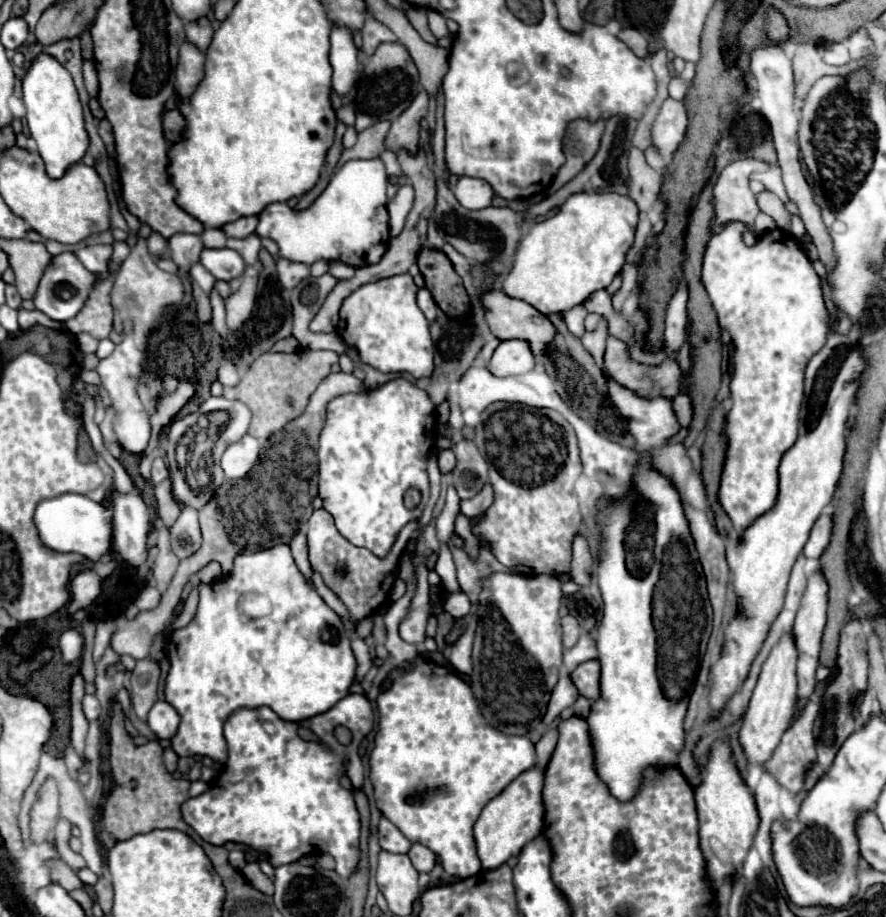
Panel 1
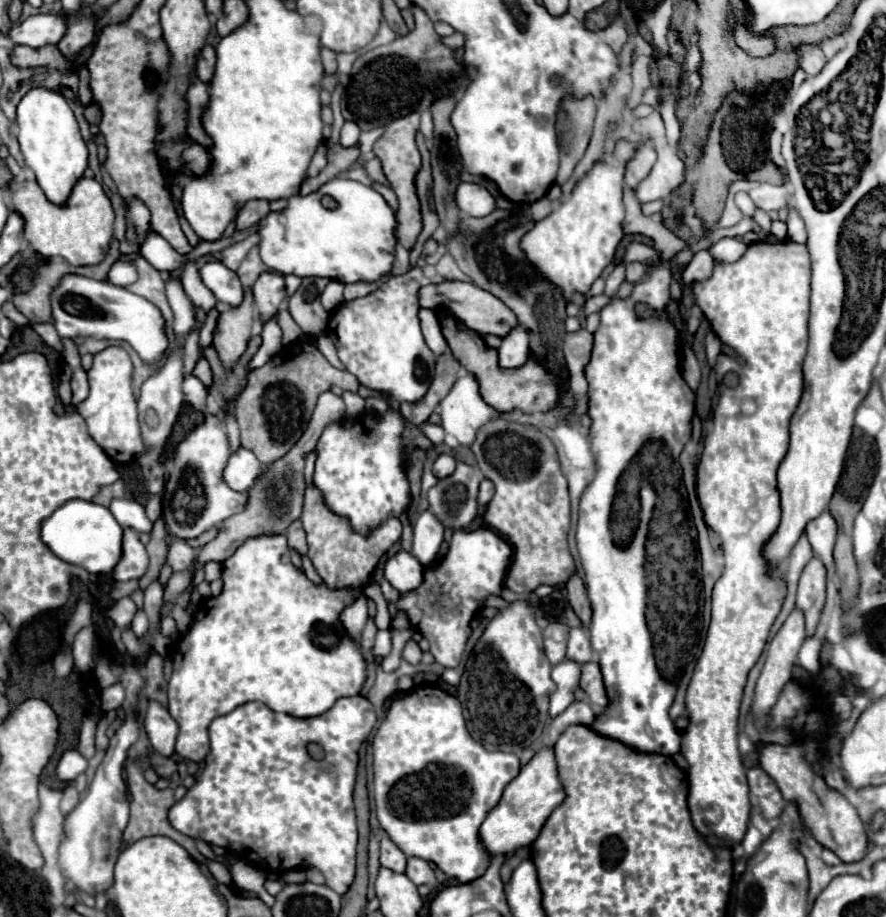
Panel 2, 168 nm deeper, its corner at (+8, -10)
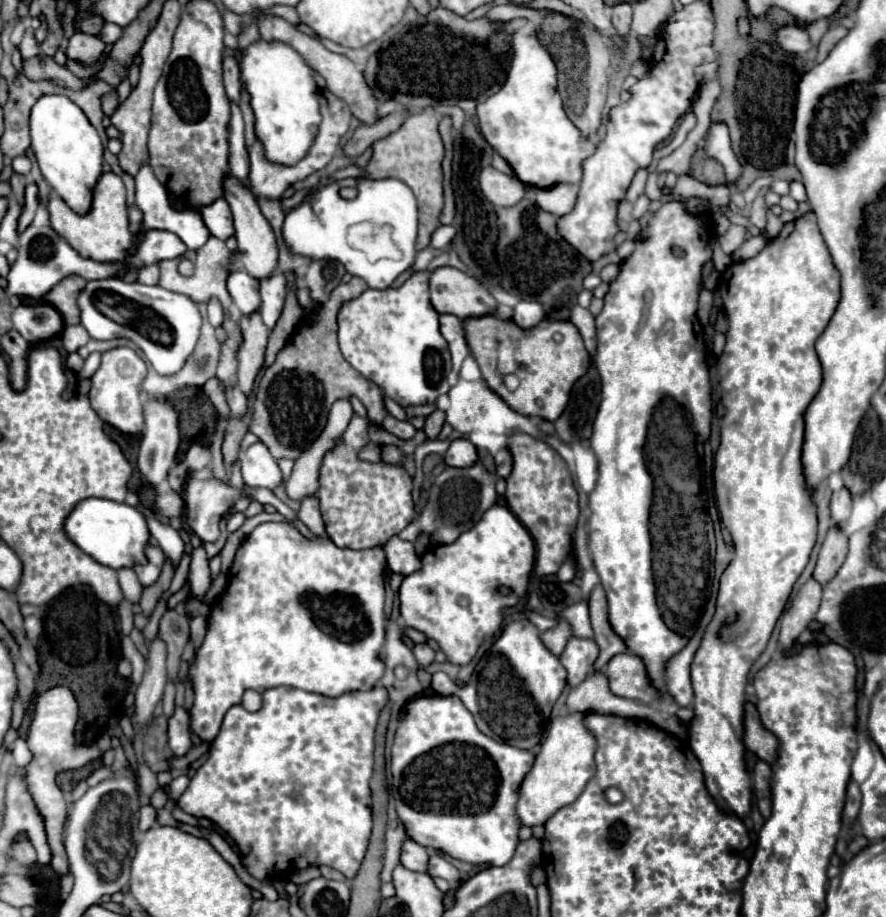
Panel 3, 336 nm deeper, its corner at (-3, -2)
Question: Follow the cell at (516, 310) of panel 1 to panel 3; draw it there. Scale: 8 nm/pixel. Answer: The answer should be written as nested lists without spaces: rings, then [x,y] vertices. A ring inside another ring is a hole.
[[[440,267],[430,275],[430,301],[438,313],[450,313],[460,319],[490,315],[496,311],[498,305],[490,291],[476,277],[454,267]]]

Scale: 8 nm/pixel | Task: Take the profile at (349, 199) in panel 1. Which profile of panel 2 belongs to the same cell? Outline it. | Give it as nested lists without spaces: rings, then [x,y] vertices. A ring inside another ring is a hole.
[[[335,177],[309,195],[289,197],[289,203],[283,211],[269,213],[263,219],[261,229],[259,229],[261,259],[269,269],[279,271],[283,275],[329,277],[339,283],[359,283],[359,281],[377,283],[381,277],[391,275],[391,267],[393,267],[393,259],[395,259],[395,245],[397,245],[393,227],[397,227],[395,211],[389,207],[389,203],[383,199],[381,193],[377,193],[375,189],[371,189],[359,181]],[[323,195],[331,195],[339,203],[339,207],[325,209],[321,205]]]

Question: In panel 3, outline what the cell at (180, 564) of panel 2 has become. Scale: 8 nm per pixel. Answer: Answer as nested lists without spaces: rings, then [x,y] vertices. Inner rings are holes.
[[[196,547],[190,555],[190,571],[188,571],[188,581],[192,587],[192,595],[196,599],[202,599],[206,595],[206,591],[210,589],[210,569],[208,569],[208,557],[204,547]]]

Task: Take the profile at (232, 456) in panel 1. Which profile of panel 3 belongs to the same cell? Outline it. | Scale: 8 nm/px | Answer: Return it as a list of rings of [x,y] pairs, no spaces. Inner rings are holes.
[[[264,443],[250,445],[240,457],[242,477],[248,487],[268,487],[274,489],[282,483],[282,473],[276,459],[270,455]]]

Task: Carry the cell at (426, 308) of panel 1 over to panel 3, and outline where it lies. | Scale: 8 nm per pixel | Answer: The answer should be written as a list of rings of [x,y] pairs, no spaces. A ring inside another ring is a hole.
[[[440,315],[440,333],[448,341],[454,369],[460,371],[462,361],[470,354],[466,339],[464,339],[464,320],[456,315]]]

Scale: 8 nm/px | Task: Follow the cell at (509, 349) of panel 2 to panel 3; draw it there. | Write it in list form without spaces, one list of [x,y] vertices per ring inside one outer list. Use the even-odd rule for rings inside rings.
[[[520,301],[514,307],[514,323],[522,329],[532,329],[536,327],[542,319],[544,319],[544,309],[540,307],[540,303],[528,303],[528,301]]]

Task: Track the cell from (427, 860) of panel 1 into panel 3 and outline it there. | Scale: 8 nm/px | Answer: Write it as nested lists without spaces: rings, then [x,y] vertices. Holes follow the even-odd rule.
[[[430,851],[430,861],[428,861],[428,875],[430,877],[442,877],[450,883],[458,883],[460,881],[460,871],[446,861],[438,851]]]

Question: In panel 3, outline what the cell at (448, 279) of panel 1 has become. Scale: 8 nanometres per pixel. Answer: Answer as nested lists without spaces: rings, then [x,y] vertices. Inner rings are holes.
[[[494,315],[464,321],[466,343],[476,359],[488,387],[500,395],[508,407],[522,415],[540,415],[556,421],[564,411],[572,385],[588,371],[590,359],[580,333],[568,321],[542,321],[532,331],[516,327],[514,321],[502,321]],[[558,337],[558,343],[556,343]],[[516,375],[520,387],[508,391],[502,377]]]

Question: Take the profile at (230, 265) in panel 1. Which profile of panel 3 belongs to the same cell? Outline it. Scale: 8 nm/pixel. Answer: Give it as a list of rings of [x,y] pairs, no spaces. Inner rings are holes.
[[[230,271],[226,285],[228,285],[230,297],[234,299],[242,315],[250,315],[260,307],[260,295],[258,295],[260,283],[246,271]]]

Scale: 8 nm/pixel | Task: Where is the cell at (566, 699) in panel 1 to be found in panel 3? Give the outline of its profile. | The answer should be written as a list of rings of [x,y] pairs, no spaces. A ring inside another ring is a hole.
[[[572,637],[560,655],[560,663],[568,671],[568,685],[580,685],[588,673],[592,673],[592,665],[598,657],[598,647],[594,639],[576,639]]]

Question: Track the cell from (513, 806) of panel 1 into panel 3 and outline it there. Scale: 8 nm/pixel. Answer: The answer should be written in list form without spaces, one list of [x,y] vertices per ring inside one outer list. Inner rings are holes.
[[[566,715],[566,717],[556,717],[550,721],[542,749],[536,755],[536,761],[532,769],[528,771],[528,775],[524,777],[520,791],[518,791],[516,815],[520,819],[520,825],[524,827],[546,825],[546,821],[558,809],[574,803],[580,797],[586,783],[596,773],[594,769],[596,767],[594,765],[596,739],[584,727],[582,719],[584,715]]]

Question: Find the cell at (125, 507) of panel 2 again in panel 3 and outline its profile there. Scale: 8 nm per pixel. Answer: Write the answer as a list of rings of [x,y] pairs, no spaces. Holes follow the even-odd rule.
[[[146,515],[146,523],[148,523],[148,529],[150,529],[150,535],[156,537],[156,541],[162,547],[162,551],[166,553],[166,557],[172,559],[174,565],[178,565],[178,561],[184,553],[184,541],[180,539],[178,531],[172,529],[170,525],[162,523],[160,519],[152,517],[152,515]]]

